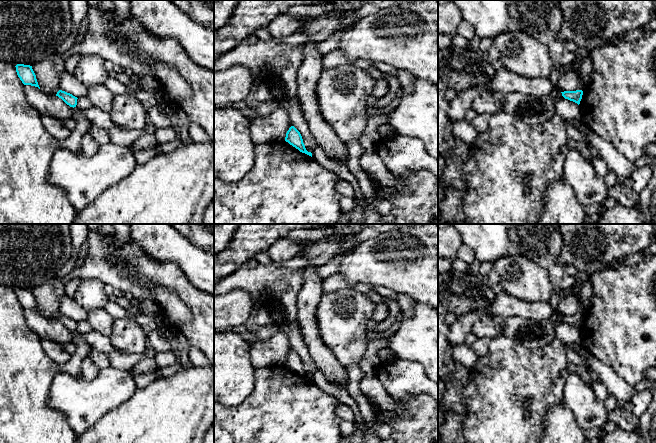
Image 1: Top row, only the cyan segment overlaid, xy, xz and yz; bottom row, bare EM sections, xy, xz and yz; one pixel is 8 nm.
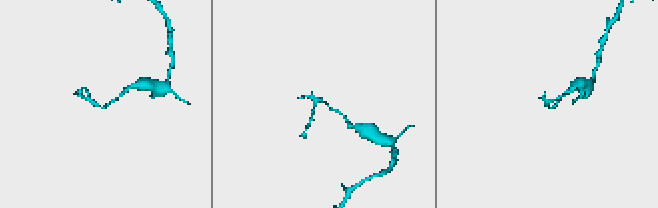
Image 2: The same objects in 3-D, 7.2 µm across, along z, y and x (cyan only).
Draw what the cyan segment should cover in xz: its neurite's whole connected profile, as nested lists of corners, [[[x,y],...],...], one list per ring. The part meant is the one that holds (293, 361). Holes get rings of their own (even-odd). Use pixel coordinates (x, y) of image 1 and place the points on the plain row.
[[[291,350],[287,355],[285,365],[298,373],[300,376],[312,381],[312,377],[308,376],[305,372],[300,356],[294,350]]]

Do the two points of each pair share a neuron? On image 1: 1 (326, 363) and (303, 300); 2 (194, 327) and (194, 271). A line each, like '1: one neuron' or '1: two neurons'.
1: one neuron
2: two neurons

